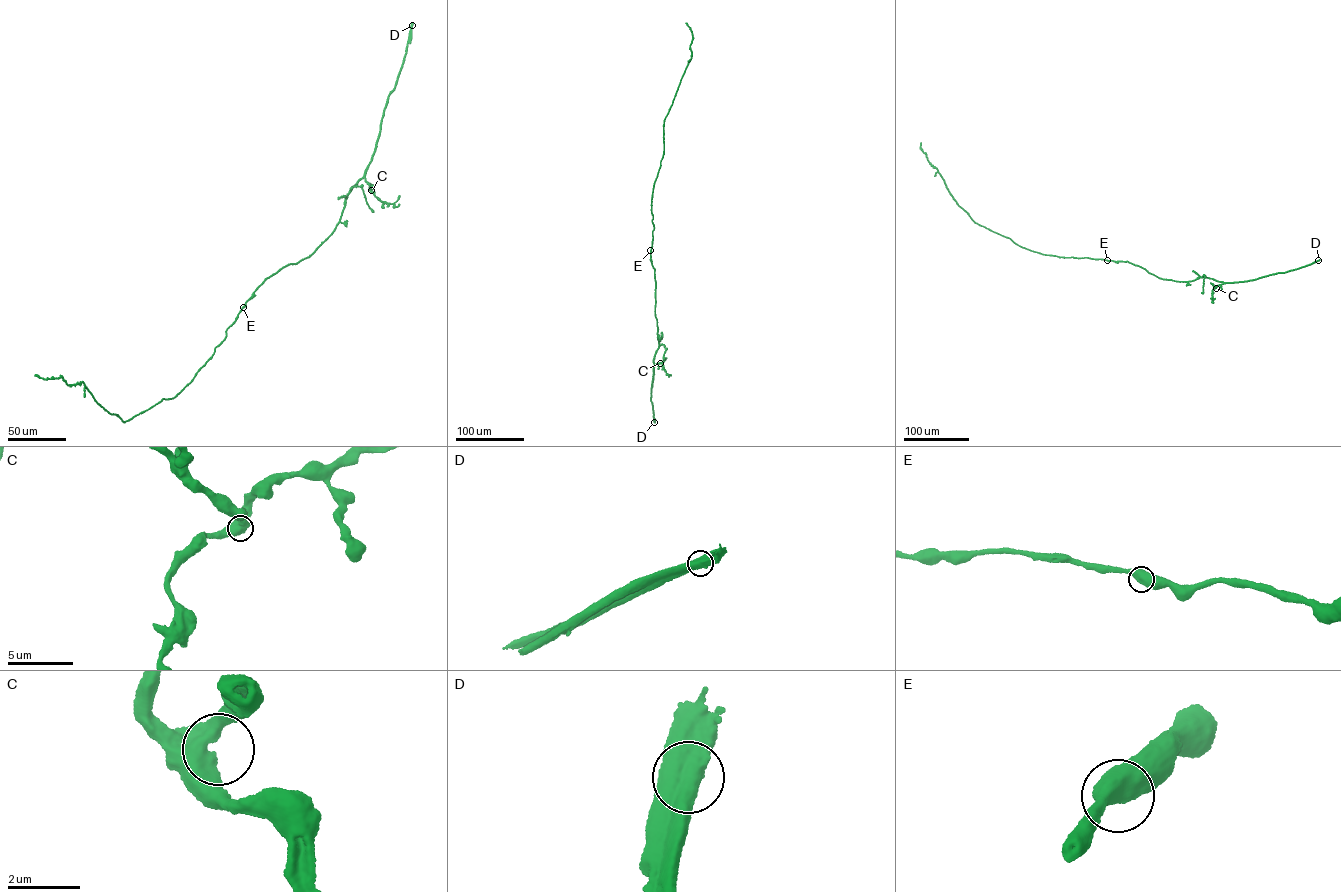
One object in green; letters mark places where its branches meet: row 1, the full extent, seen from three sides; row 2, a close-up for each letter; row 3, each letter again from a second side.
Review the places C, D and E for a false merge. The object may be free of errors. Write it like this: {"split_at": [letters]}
{"split_at": ["D"]}

